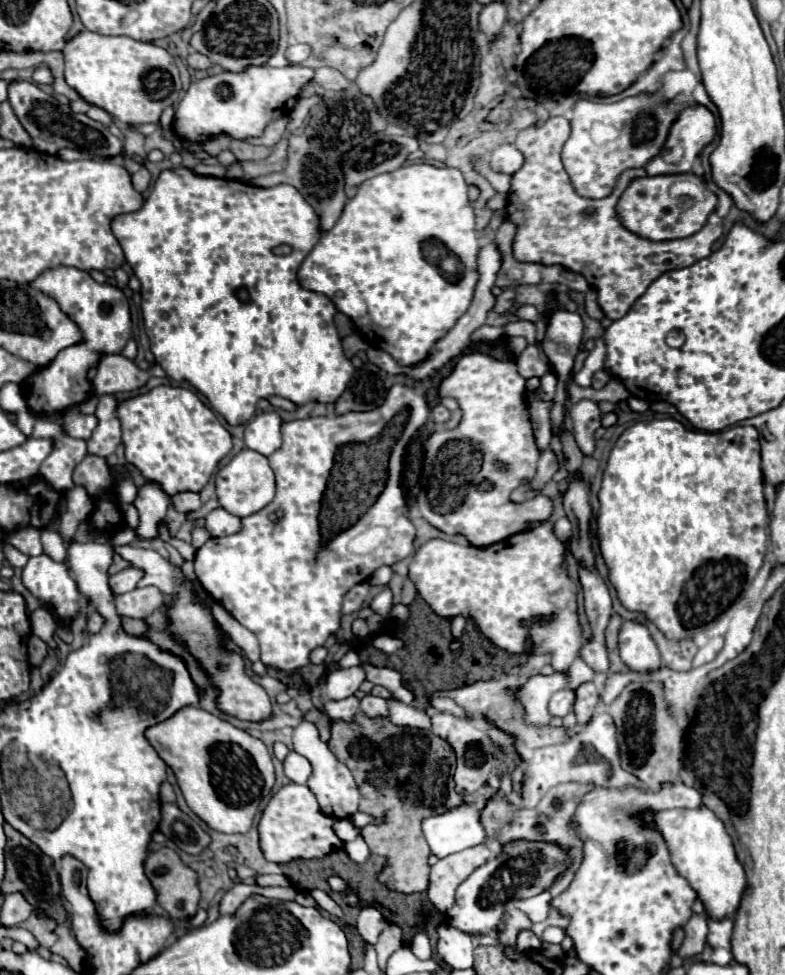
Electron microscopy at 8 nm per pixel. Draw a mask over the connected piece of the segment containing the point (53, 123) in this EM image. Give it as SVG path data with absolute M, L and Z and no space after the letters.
M10 81L8 85L8 101L18 117L18 121L22 123L22 127L30 133L34 149L54 155L56 151L68 147L68 149L76 149L76 151L84 151L86 155L94 157L94 141L96 141L96 157L102 159L110 159L110 157L124 157L124 143L112 135L108 131L106 125L90 119L84 113L74 113L68 105L60 105L56 103L54 97L46 95L36 83L28 83L28 81Z

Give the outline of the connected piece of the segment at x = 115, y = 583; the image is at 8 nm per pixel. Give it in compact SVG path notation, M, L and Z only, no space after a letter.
M128 567L128 569L124 569L124 571L110 577L110 587L112 587L114 595L120 595L120 593L126 593L126 591L132 591L142 577L144 577L142 569Z

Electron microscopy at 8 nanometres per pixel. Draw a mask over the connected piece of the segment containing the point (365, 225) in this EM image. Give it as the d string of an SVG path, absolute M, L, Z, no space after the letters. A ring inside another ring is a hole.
M414 163L372 177L358 187L336 225L320 237L300 265L298 281L304 289L330 297L336 309L348 315L374 347L394 355L400 365L416 365L426 359L430 347L444 337L470 307L478 281L478 251L480 239L474 229L474 211L462 173L450 167ZM338 291L342 291L344 297L338 299Z

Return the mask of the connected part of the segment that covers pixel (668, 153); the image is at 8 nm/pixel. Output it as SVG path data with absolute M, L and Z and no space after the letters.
M688 105L684 107L676 121L672 123L666 143L662 147L662 151L648 161L646 165L646 173L648 175L660 175L660 173L688 173L692 163L696 161L696 157L702 153L702 149L706 145L710 145L716 137L716 119L712 115L712 111L704 105Z

